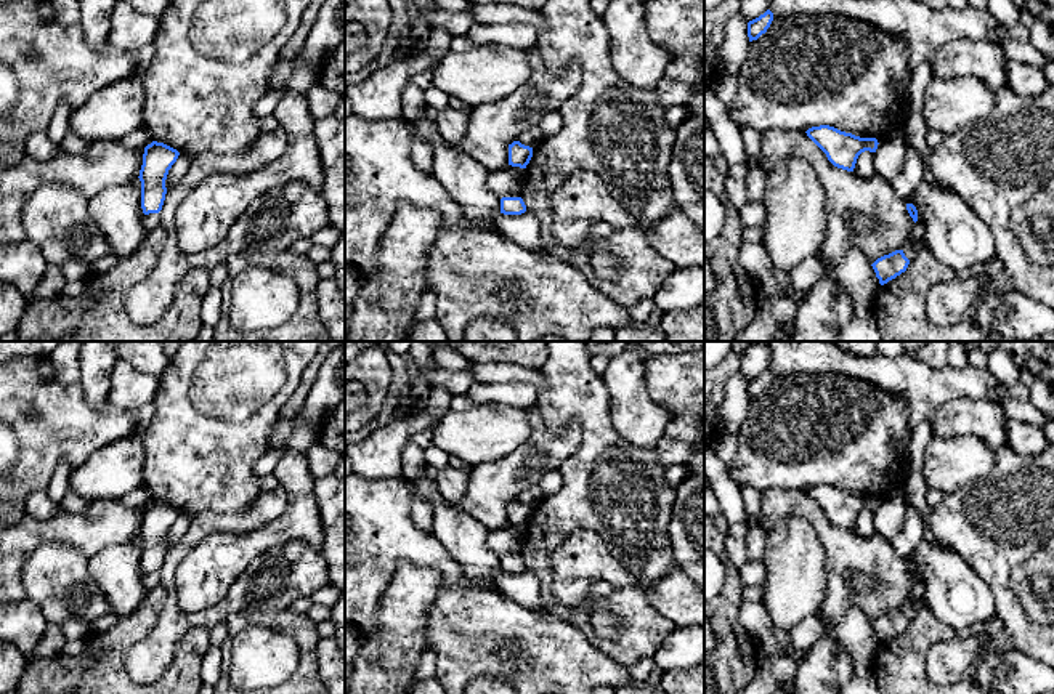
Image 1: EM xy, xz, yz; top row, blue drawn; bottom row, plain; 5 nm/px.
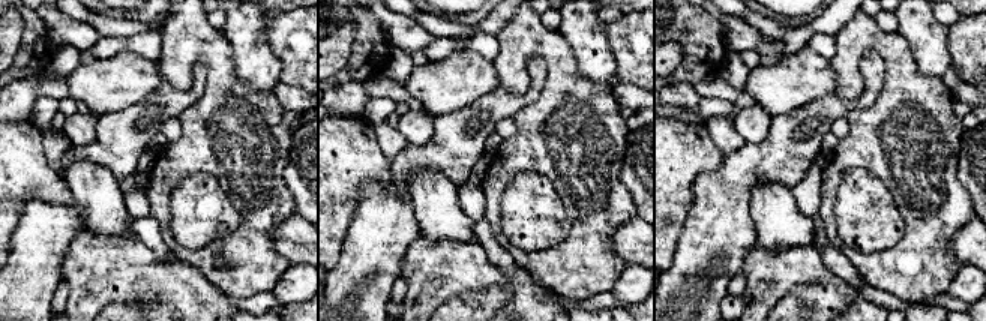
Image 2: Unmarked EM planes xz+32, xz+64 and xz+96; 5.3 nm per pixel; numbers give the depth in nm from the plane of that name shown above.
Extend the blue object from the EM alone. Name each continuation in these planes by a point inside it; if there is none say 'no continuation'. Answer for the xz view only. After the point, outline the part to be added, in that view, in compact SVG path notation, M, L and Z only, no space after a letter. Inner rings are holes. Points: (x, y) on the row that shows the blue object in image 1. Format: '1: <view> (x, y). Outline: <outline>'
no continuation

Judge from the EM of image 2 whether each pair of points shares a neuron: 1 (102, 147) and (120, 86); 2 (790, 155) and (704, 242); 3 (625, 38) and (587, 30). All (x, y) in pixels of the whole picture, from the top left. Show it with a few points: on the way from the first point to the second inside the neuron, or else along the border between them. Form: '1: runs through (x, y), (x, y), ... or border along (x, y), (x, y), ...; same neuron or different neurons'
1: border along (144, 96), (131, 105), (98, 117); different neurons
2: runs through (763, 162), (722, 203), (721, 215); same neuron
3: border along (605, 24), (608, 47), (617, 69); different neurons

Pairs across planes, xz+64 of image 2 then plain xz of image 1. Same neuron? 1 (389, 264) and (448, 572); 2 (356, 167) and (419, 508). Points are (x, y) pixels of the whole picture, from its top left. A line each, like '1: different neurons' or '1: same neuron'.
1: different neurons
2: different neurons

